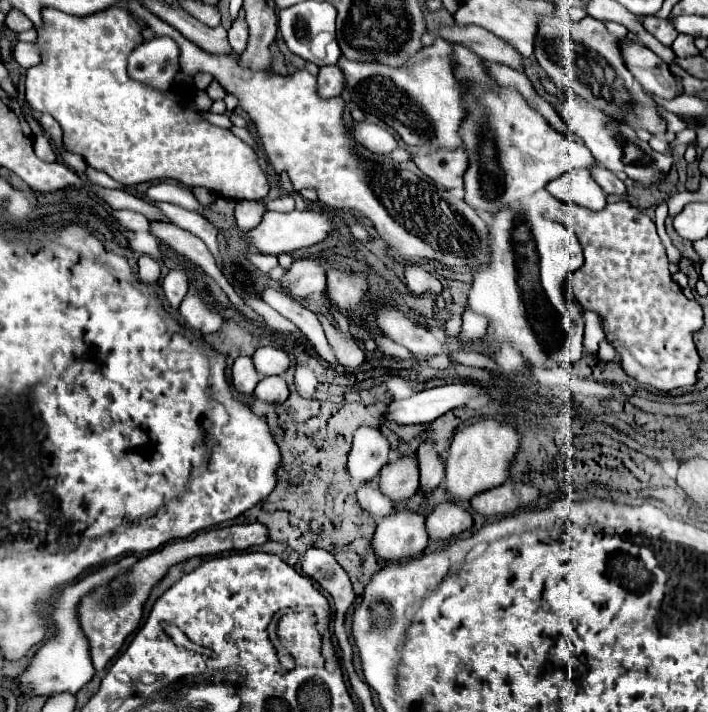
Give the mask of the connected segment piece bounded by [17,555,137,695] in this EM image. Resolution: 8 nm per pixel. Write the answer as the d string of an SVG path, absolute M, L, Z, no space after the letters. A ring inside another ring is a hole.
M123 557L121 561L117 563L111 563L111 565L105 565L103 569L83 577L81 581L69 585L63 593L61 593L61 599L59 603L53 607L53 613L51 613L51 619L55 623L55 637L51 637L33 657L31 665L27 667L27 671L23 675L19 675L19 685L23 689L23 693L35 693L35 695L55 695L59 691L69 691L69 693L77 693L85 683L91 681L91 677L95 675L95 669L93 669L93 663L91 663L91 653L89 653L89 641L79 625L79 603L85 595L93 593L93 589L101 587L101 585L107 585L109 581L113 581L115 577L119 575L125 575L131 571L131 567L135 565L135 557Z

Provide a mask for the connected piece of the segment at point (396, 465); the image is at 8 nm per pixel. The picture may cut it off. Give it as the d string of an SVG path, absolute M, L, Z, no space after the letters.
M403 455L389 461L379 473L381 489L393 503L405 501L419 489L419 461L417 455Z

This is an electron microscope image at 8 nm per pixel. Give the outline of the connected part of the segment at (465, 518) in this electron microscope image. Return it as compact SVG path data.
M443 501L427 515L427 533L431 539L451 539L471 529L471 511L463 505Z

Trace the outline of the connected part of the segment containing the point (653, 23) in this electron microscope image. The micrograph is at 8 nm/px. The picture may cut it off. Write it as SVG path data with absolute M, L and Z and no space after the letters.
M645 15L643 17L643 25L647 25L647 31L653 33L663 45L671 45L673 39L677 37L677 31L673 27L673 19L667 17L667 19L661 19L661 17L655 17L655 15Z

